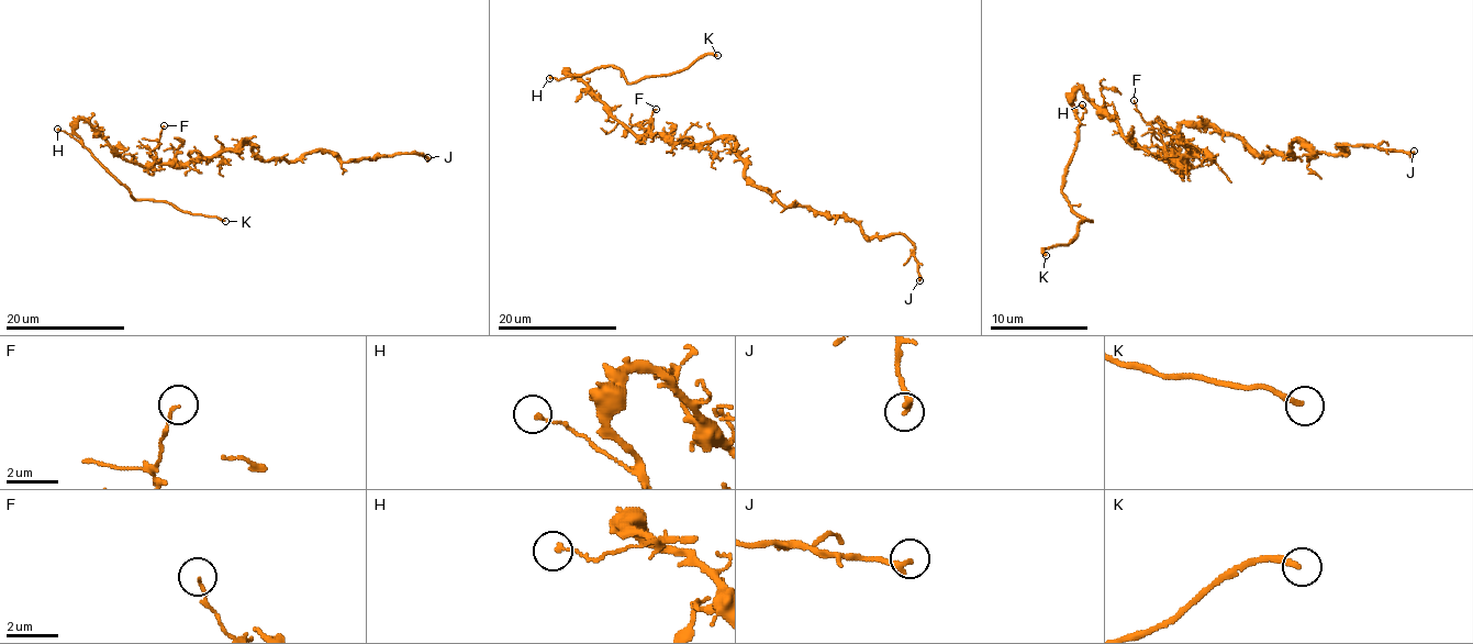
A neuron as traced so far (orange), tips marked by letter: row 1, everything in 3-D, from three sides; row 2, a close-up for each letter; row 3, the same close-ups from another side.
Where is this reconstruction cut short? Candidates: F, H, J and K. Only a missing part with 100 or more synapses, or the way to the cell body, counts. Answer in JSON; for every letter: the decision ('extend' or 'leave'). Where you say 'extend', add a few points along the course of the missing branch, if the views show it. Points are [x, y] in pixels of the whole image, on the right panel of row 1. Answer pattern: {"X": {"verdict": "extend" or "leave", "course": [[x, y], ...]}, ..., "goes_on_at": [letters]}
{"F": {"verdict": "leave"}, "H": {"verdict": "leave"}, "J": {"verdict": "leave"}, "K": {"verdict": "extend", "course": [[1046, 255], [1048, 273], [1036, 280], [1030, 277], [1034, 275]]}, "goes_on_at": ["K"]}

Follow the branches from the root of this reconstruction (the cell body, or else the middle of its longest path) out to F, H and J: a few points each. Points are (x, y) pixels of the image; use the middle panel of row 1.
F: (672, 142), (647, 131), (656, 109)
H: (672, 142), (667, 142), (659, 134), (632, 134), (581, 80), (568, 71), (565, 78), (549, 78)
J: (672, 142), (732, 137), (744, 175), (782, 204), (852, 219), (869, 236), (903, 234), (913, 246), (919, 280)

